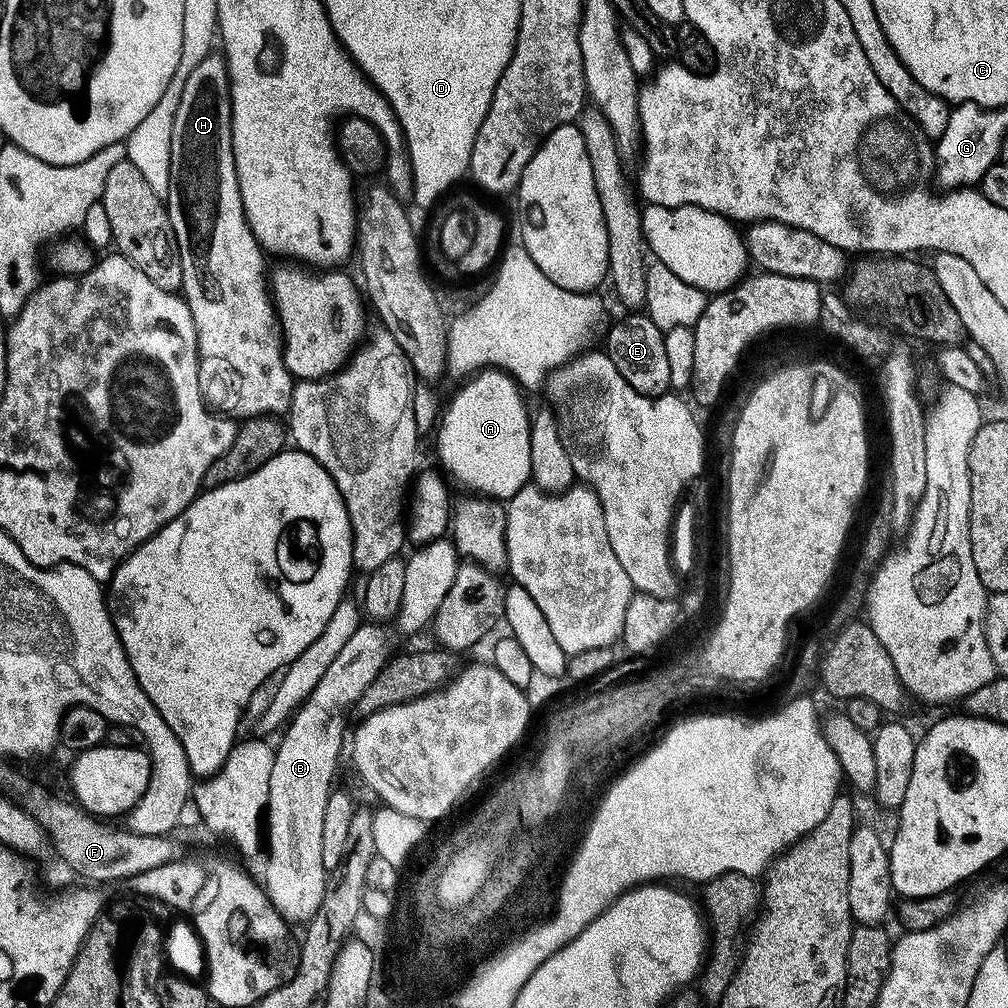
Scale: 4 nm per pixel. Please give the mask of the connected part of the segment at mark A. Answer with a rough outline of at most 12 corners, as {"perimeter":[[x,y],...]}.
{"perimeter":[[477,371],[439,413],[436,456],[507,502],[532,480],[515,377]]}

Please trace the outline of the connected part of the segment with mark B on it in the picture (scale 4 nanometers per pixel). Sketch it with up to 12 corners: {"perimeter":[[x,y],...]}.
{"perimeter":[[361,623],[275,745],[262,887],[322,902],[322,817],[344,723],[390,659]]}

